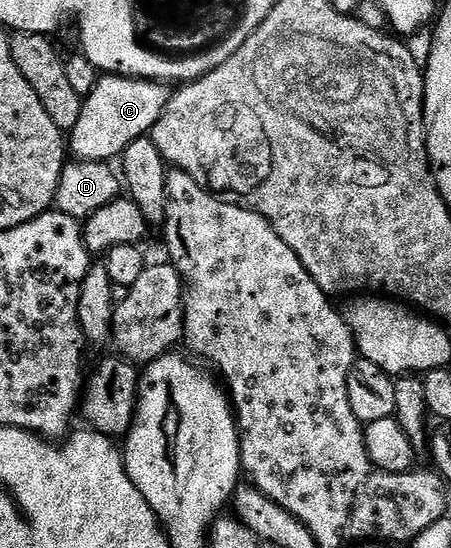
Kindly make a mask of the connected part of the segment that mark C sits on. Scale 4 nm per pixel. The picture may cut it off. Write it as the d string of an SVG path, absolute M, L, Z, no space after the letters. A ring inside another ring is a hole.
M103 75L83 97L77 127L69 131L69 153L76 161L106 161L122 158L129 143L146 138L161 119L172 90L161 81L143 81L140 77Z

